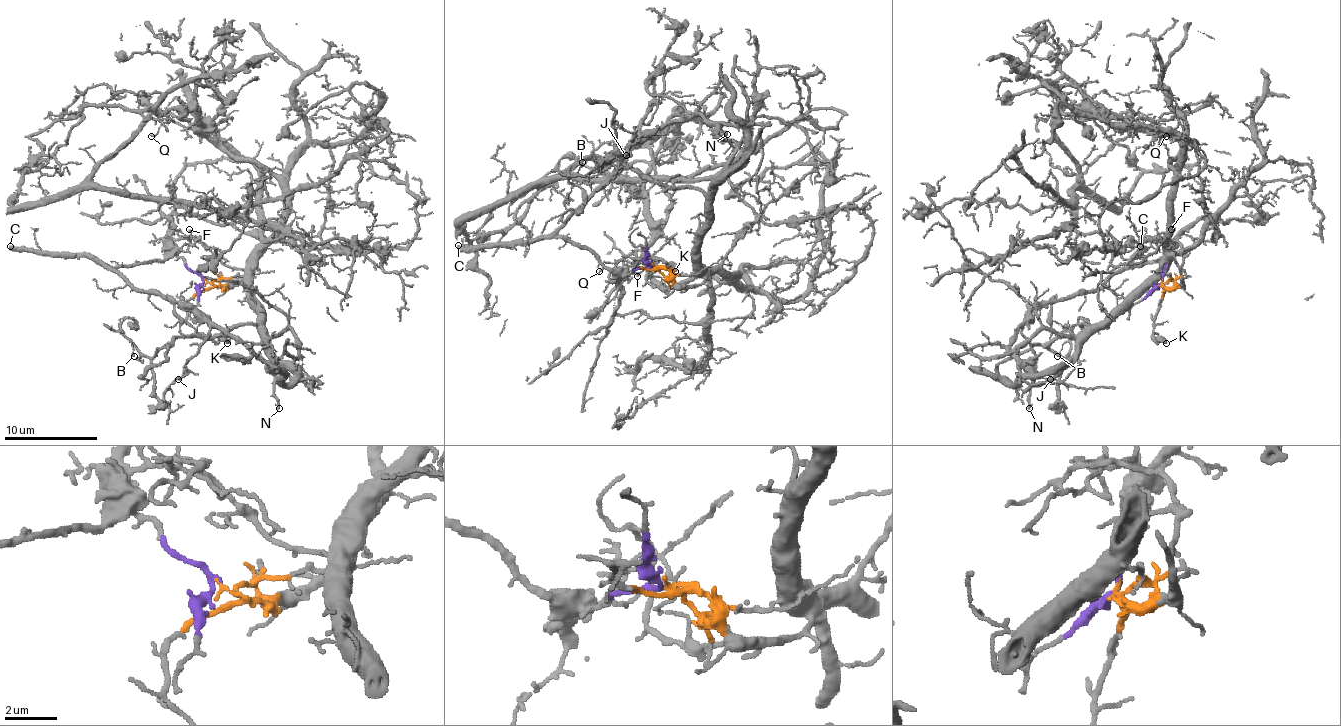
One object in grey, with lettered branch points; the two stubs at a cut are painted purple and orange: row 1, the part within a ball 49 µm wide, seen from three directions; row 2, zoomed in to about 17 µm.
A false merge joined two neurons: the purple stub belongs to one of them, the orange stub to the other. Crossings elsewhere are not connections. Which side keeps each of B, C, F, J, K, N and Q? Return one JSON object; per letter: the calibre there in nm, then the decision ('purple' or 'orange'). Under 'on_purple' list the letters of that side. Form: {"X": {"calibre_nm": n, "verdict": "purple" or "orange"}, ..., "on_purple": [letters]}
{"B": {"calibre_nm": 140, "verdict": "orange"}, "C": {"calibre_nm": 400, "verdict": "purple"}, "F": {"calibre_nm": 110, "verdict": "purple"}, "J": {"calibre_nm": 120, "verdict": "purple"}, "K": {"calibre_nm": 420, "verdict": "orange"}, "N": {"calibre_nm": 200, "verdict": "purple"}, "Q": {"calibre_nm": 120, "verdict": "orange"}, "on_purple": ["C", "F", "J", "N"]}

